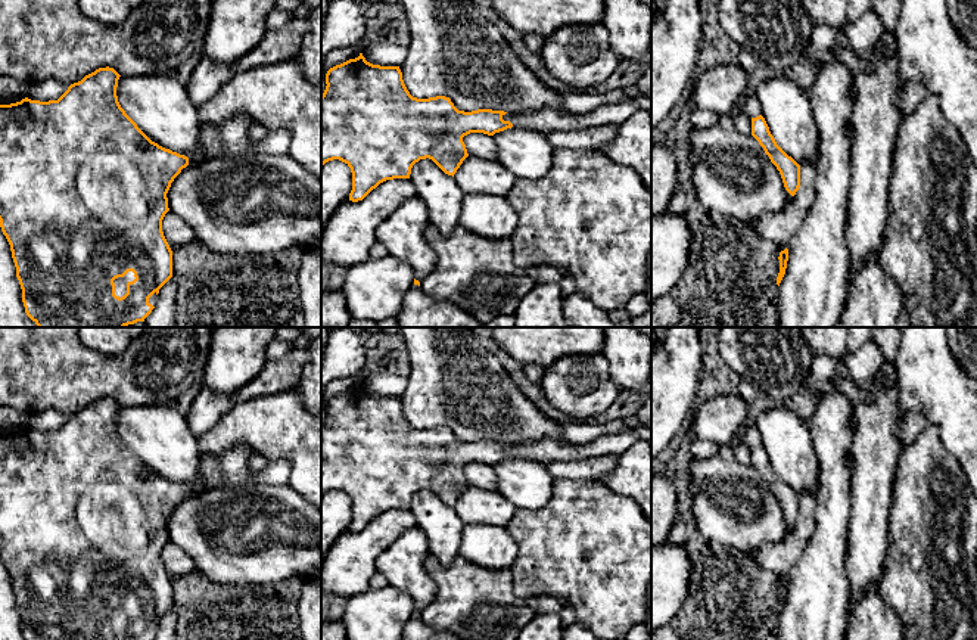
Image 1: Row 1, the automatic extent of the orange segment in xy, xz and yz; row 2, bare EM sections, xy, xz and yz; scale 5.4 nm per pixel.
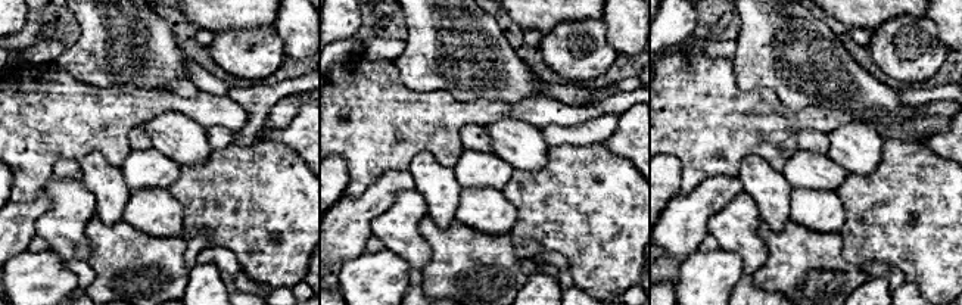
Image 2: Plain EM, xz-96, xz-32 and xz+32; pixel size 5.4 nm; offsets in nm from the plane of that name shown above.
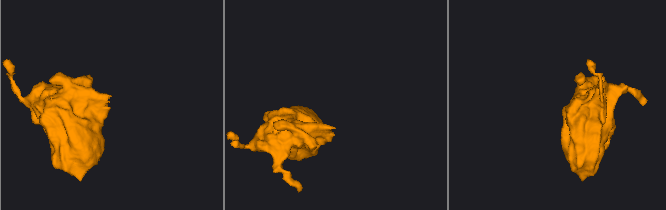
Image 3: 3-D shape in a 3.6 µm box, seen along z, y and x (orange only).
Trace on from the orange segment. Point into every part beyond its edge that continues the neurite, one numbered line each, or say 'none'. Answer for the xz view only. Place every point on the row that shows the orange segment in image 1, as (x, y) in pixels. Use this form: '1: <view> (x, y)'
1: xz (545, 120)

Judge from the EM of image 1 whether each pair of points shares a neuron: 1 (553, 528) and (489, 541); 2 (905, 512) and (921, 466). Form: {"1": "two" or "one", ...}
{"1": "two", "2": "one"}

